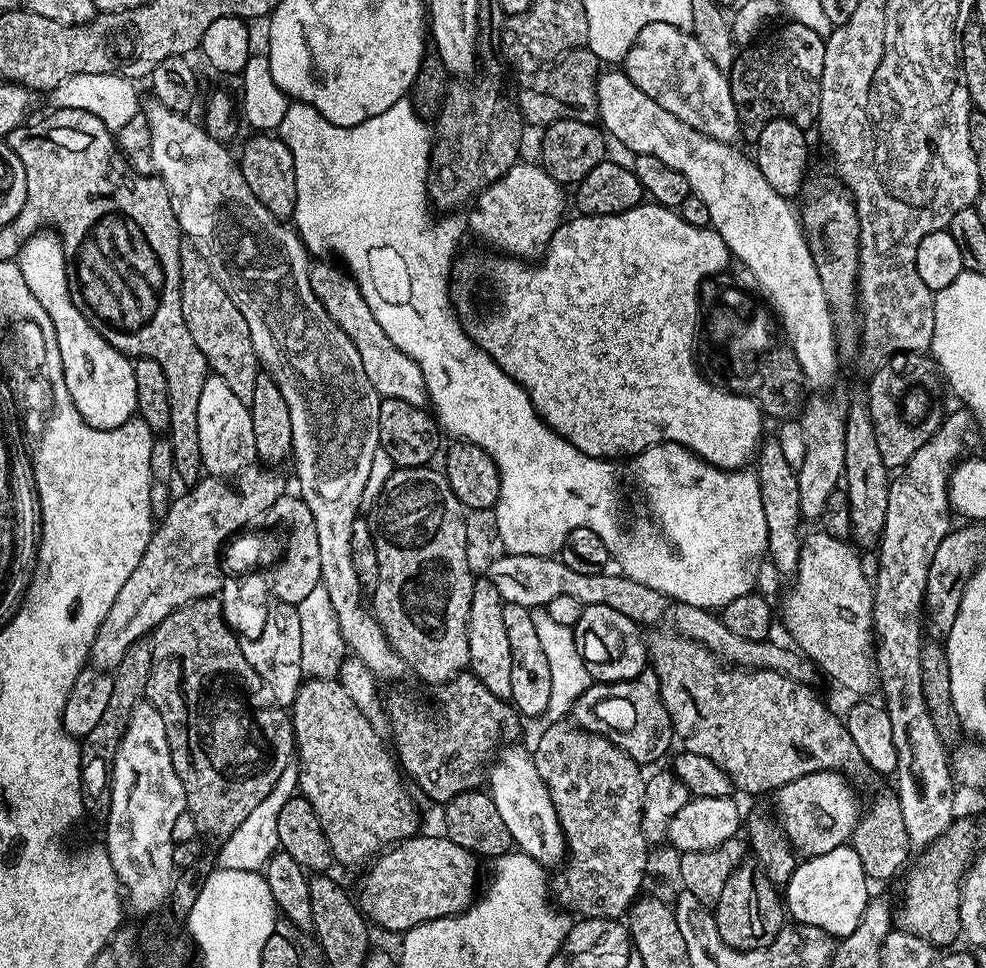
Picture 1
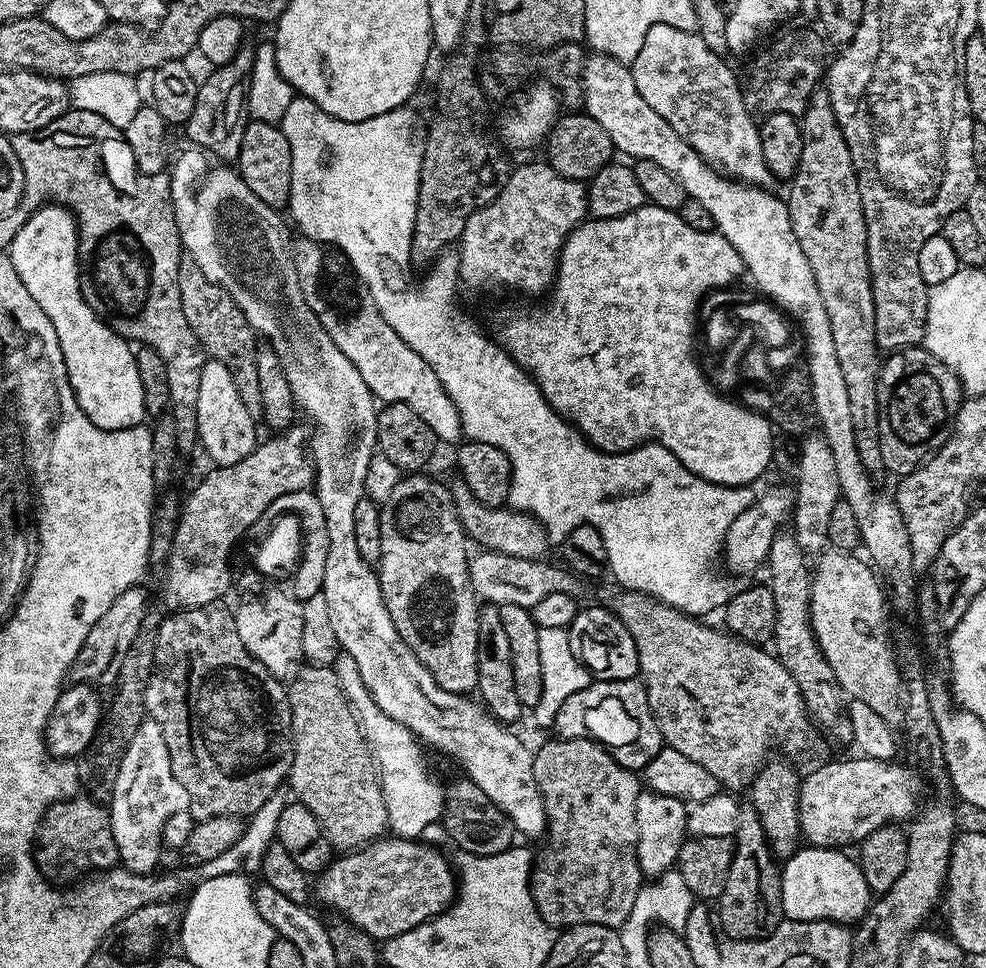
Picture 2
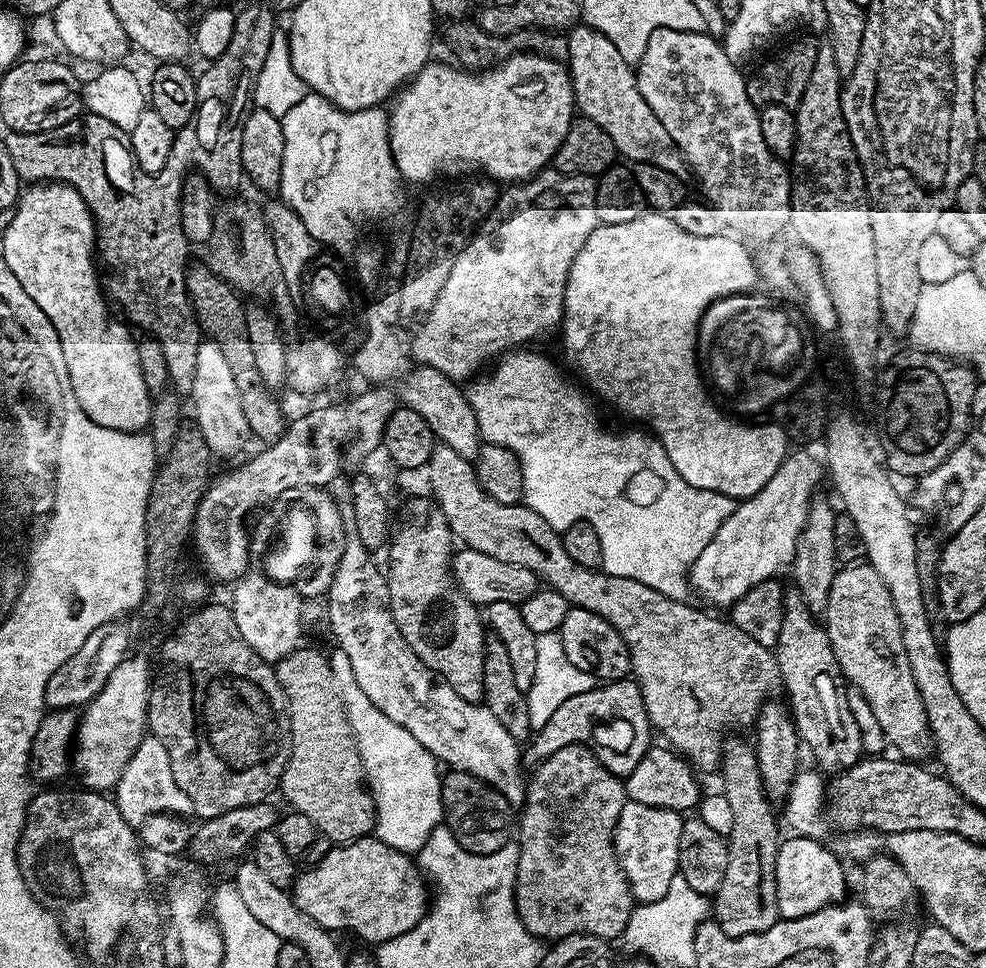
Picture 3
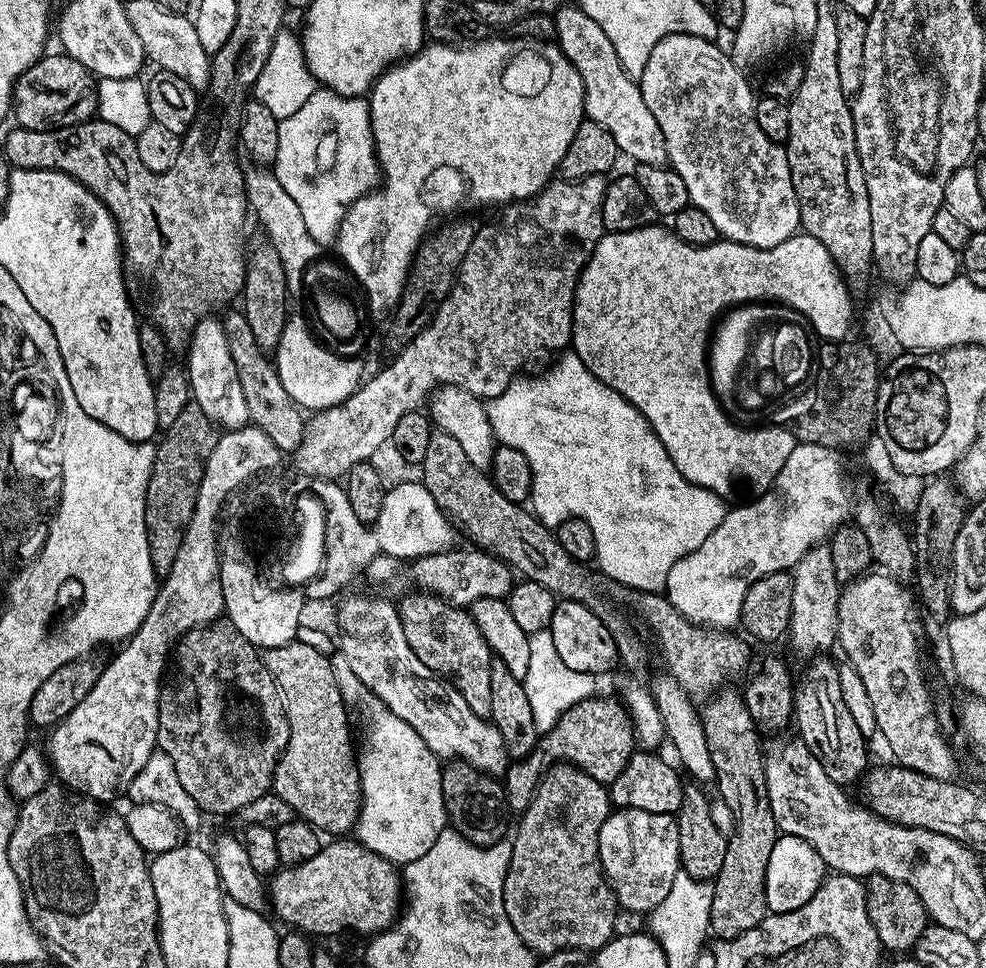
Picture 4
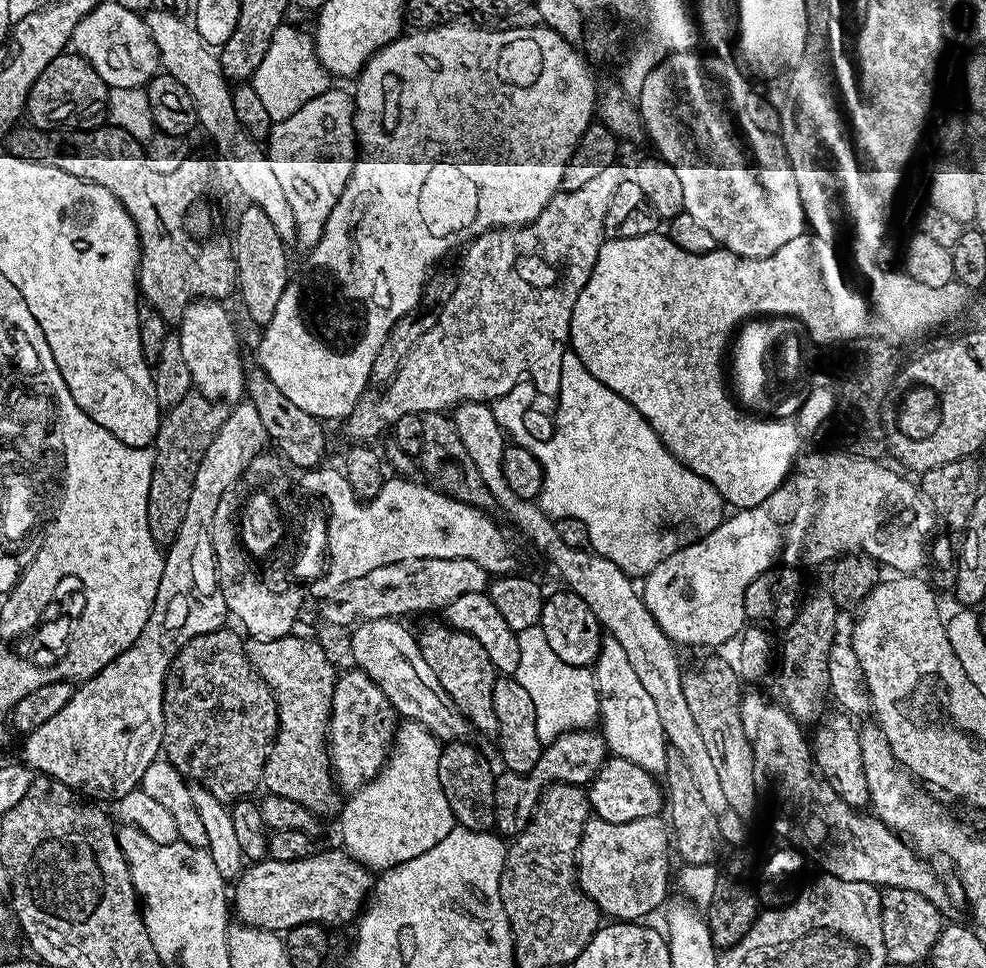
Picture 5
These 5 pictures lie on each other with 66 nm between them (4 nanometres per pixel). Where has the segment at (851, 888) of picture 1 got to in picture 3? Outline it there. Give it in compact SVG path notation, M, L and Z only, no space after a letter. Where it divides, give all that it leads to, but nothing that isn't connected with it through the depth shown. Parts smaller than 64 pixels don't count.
M789 835L781 843L776 855L776 893L781 920L802 918L814 914L830 904L843 901L844 868L841 857L831 847L819 844L819 839L811 836Z

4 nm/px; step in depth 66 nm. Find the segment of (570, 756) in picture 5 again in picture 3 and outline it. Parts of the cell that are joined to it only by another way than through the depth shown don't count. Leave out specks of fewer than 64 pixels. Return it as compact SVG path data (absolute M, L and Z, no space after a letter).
M625 678L601 683L591 688L586 694L574 694L574 698L566 698L546 726L535 729L534 735L527 741L522 752L525 765L541 764L550 754L559 748L571 744L583 744L616 776L626 778L642 762L642 758L653 747L654 729L646 714L644 699L640 693L640 685L635 679Z

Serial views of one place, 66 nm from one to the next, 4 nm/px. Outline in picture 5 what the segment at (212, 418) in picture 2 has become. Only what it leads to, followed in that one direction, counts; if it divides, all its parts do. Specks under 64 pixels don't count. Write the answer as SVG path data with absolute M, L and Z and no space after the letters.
M195 300L178 321L178 335L195 391L208 400L235 406L246 396L246 363L240 358L232 316L224 307L219 300Z

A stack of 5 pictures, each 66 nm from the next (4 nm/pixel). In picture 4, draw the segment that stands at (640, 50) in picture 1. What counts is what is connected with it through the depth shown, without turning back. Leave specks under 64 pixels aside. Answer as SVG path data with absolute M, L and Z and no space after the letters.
M670 34L650 50L650 58L646 58L646 70L642 70L642 78L638 81L640 93L650 108L650 114L654 114L654 122L658 122L658 130L662 130L662 138L666 146L668 155L668 164L686 182L686 190L691 207L702 210L706 218L716 227L717 233L725 240L733 240L746 246L755 248L773 248L782 242L786 242L792 236L797 235L800 228L800 211L798 210L798 198L794 194L794 182L790 178L790 162L788 153L784 144L775 144L762 130L758 130L756 121L756 101L757 97L752 96L752 88L748 85L748 80L742 69L732 61L731 55L719 48L719 43L711 40L704 40L700 36L691 36L690 34Z

